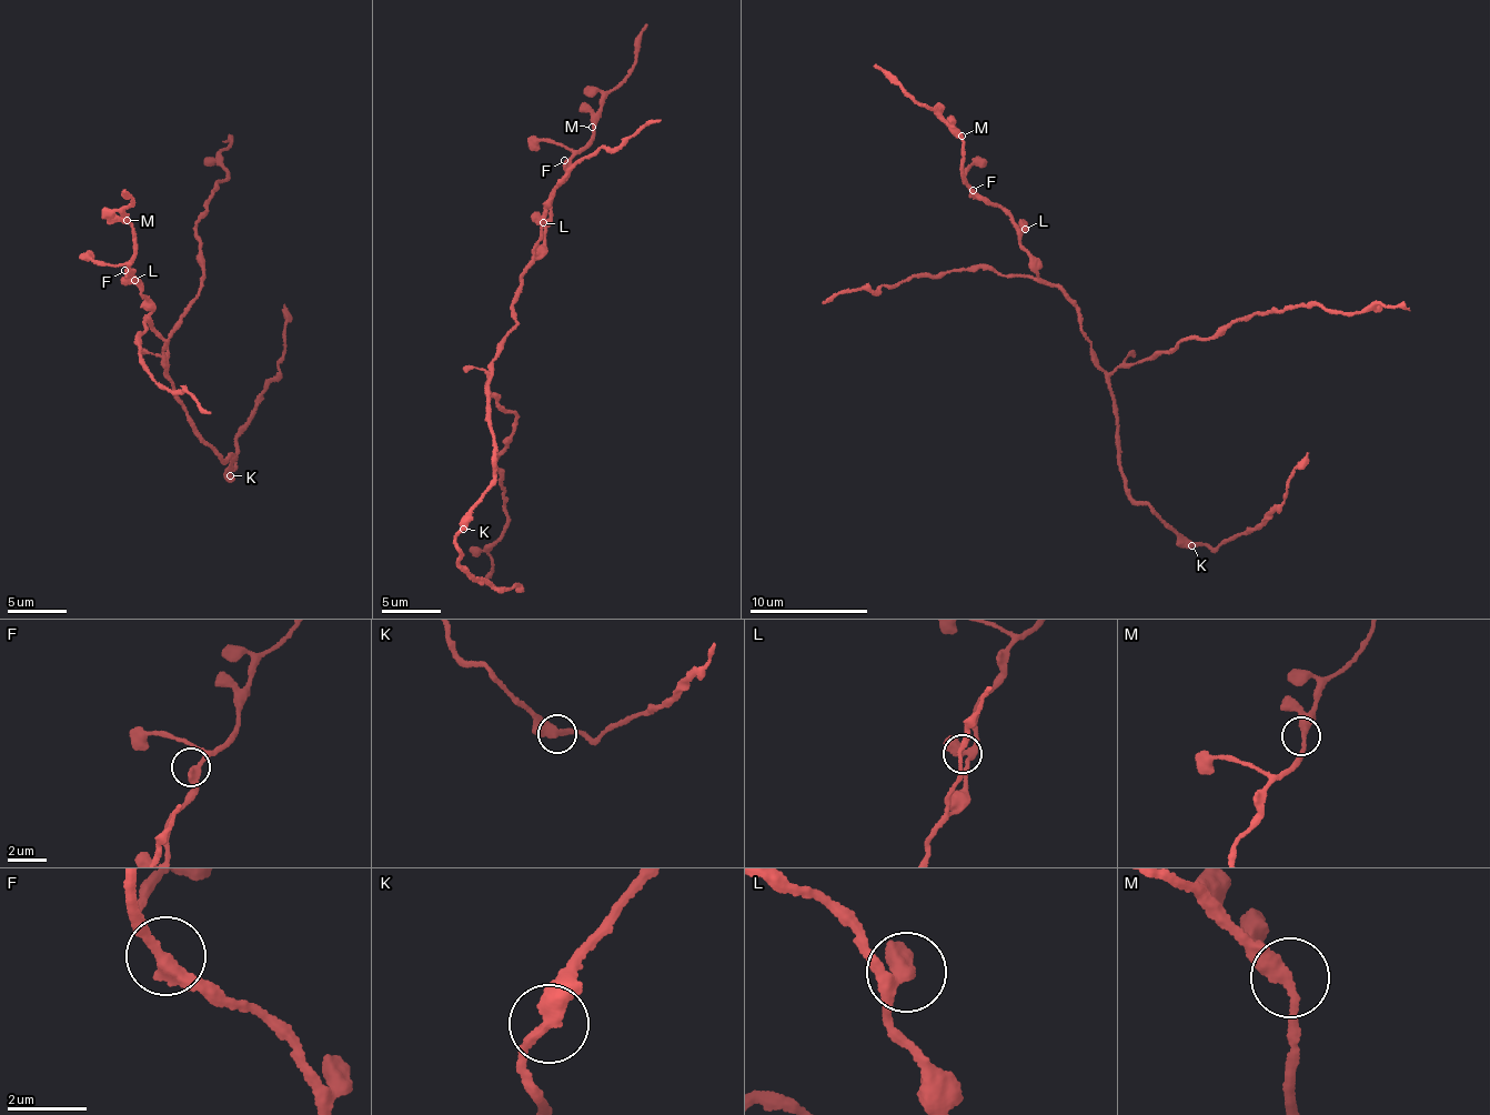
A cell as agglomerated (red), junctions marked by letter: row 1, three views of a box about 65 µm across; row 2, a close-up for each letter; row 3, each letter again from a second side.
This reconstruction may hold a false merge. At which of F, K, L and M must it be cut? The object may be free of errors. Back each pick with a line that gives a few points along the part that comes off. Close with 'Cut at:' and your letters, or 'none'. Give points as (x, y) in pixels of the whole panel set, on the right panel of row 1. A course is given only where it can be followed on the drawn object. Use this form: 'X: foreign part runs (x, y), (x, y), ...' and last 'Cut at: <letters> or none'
K: foreign part runs (1191, 544), (1216, 548), (1264, 522), (1266, 513), (1277, 506), (1292, 469), (1309, 452)
Cut at: K

